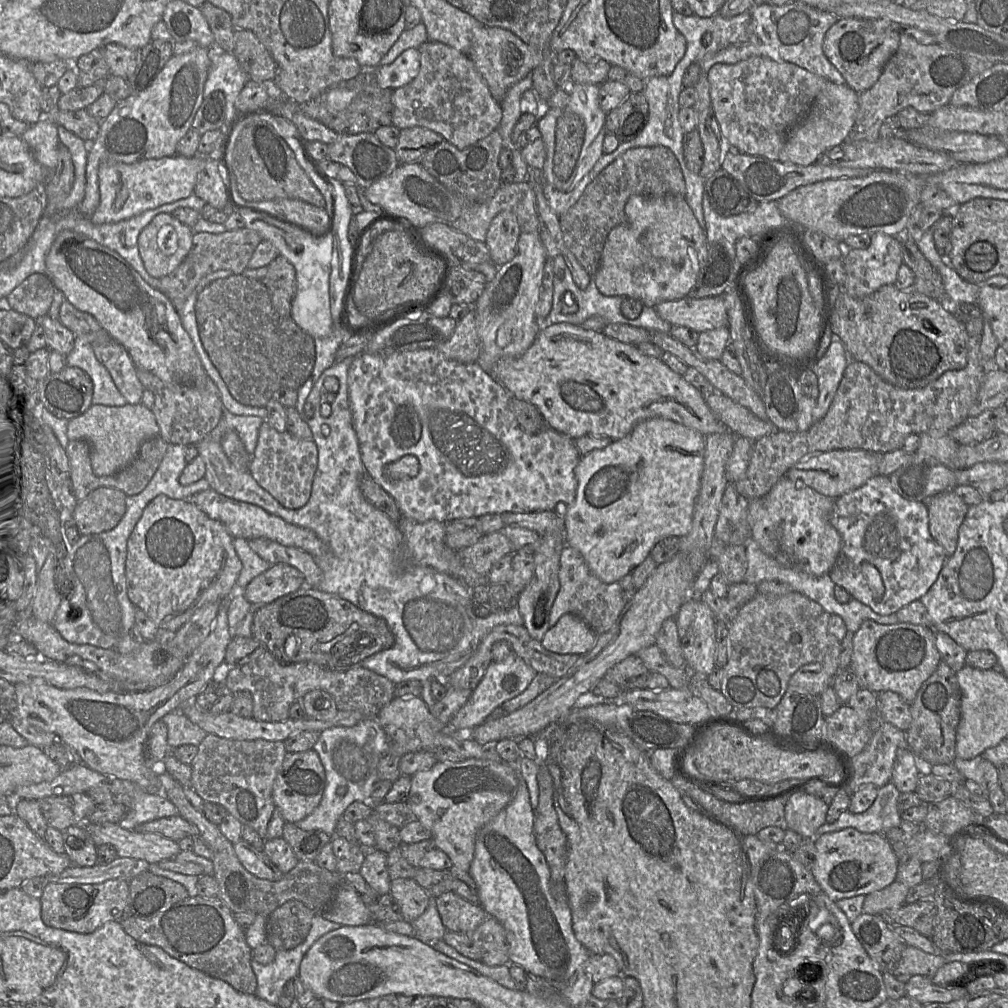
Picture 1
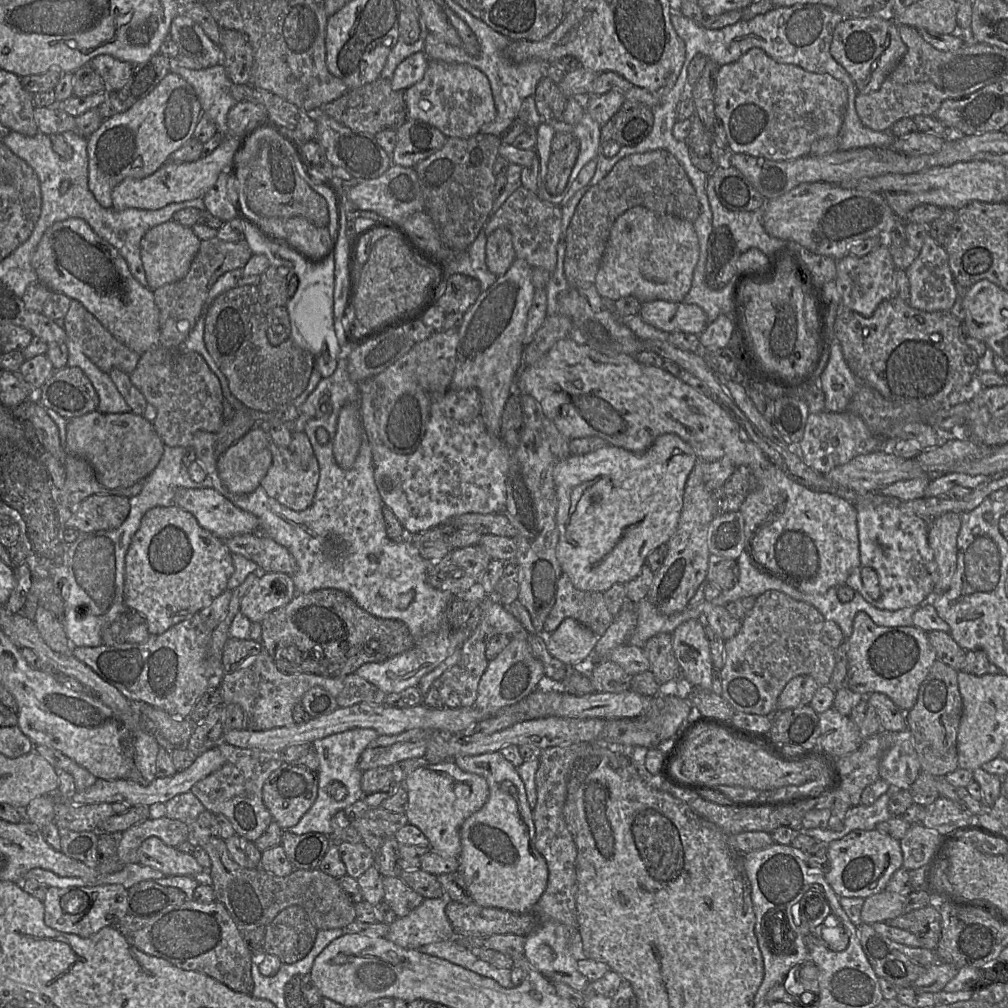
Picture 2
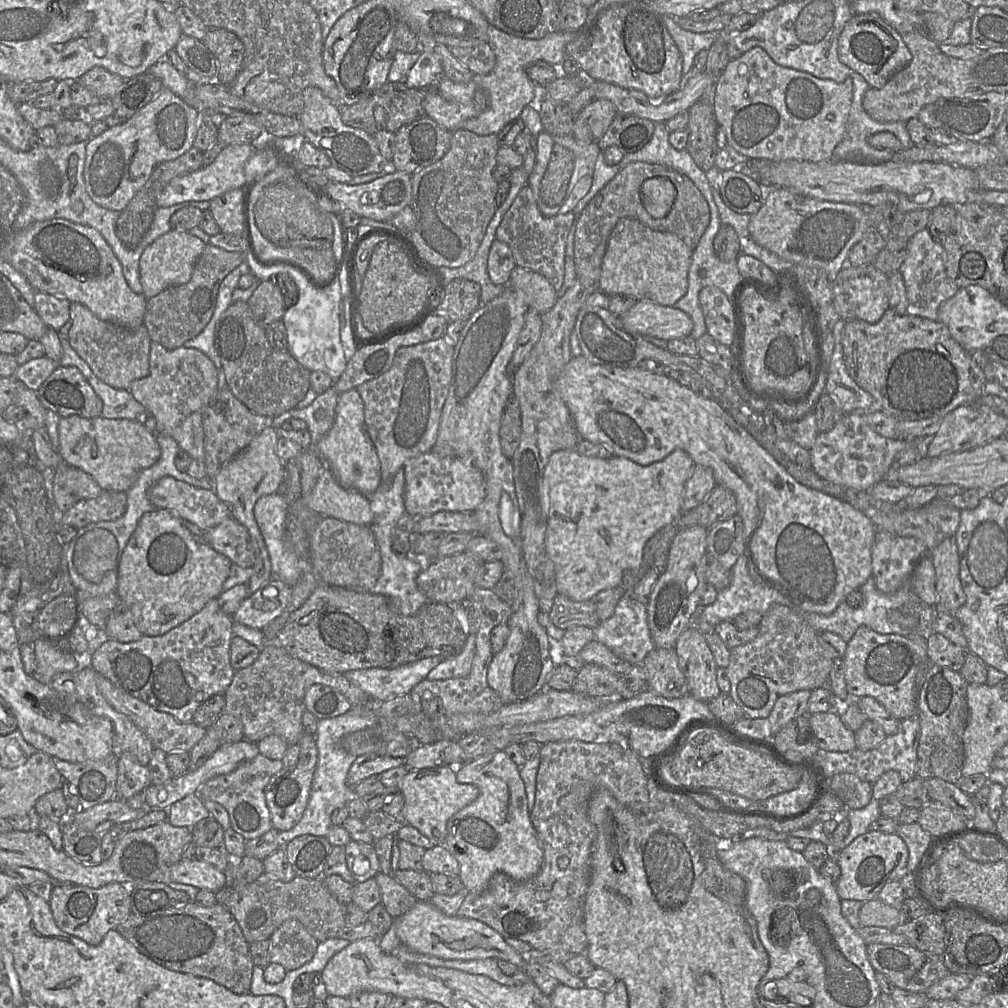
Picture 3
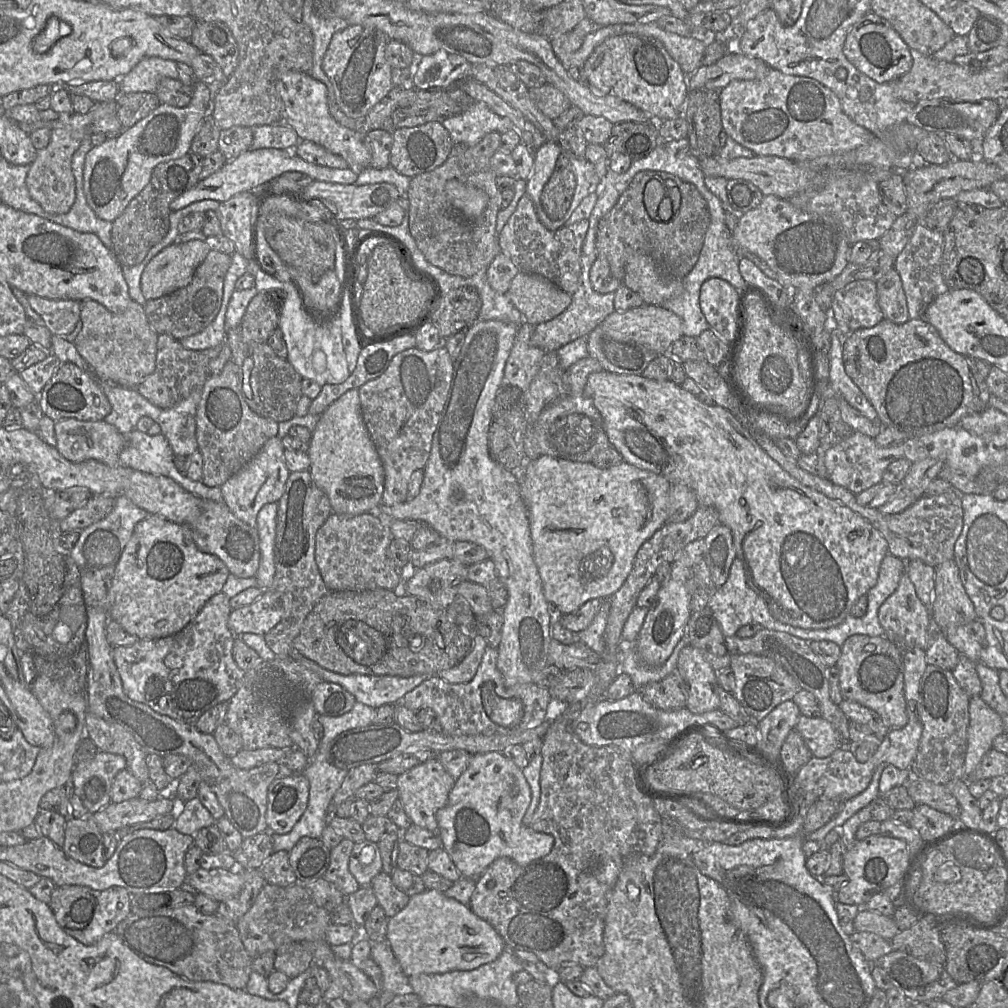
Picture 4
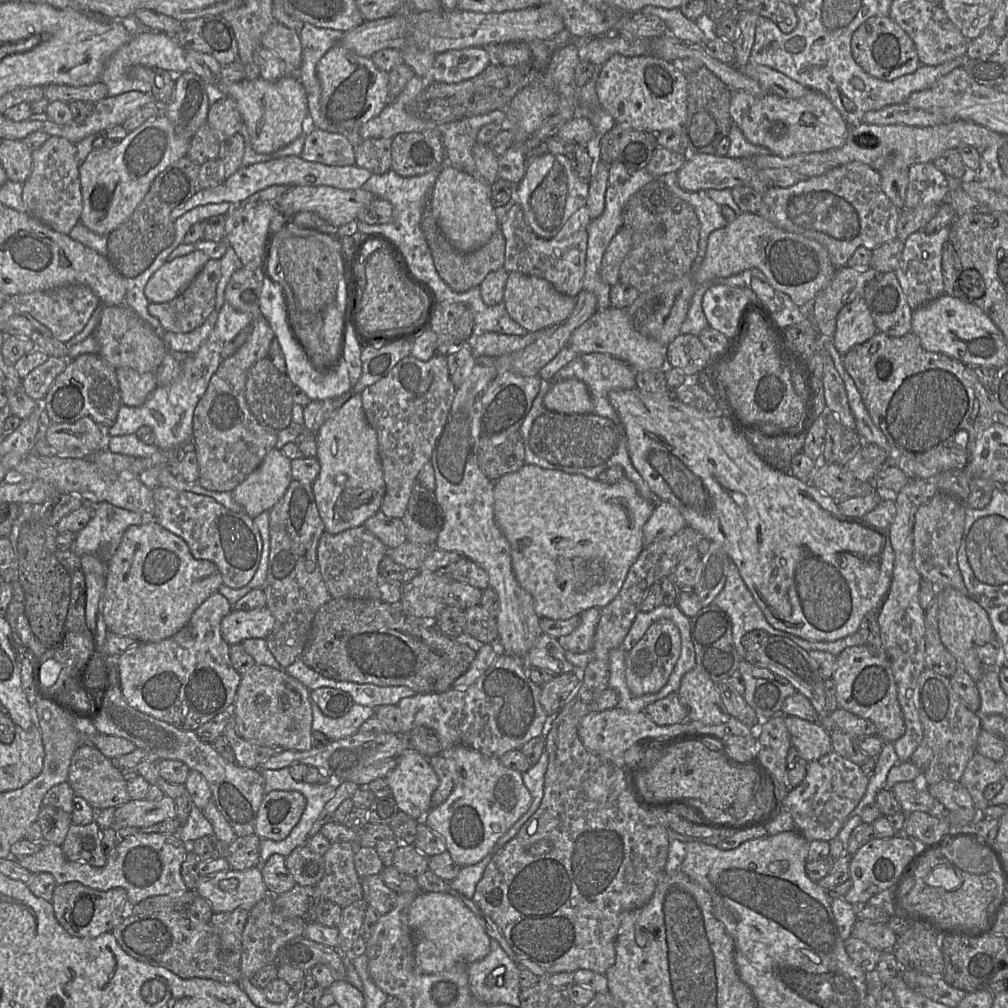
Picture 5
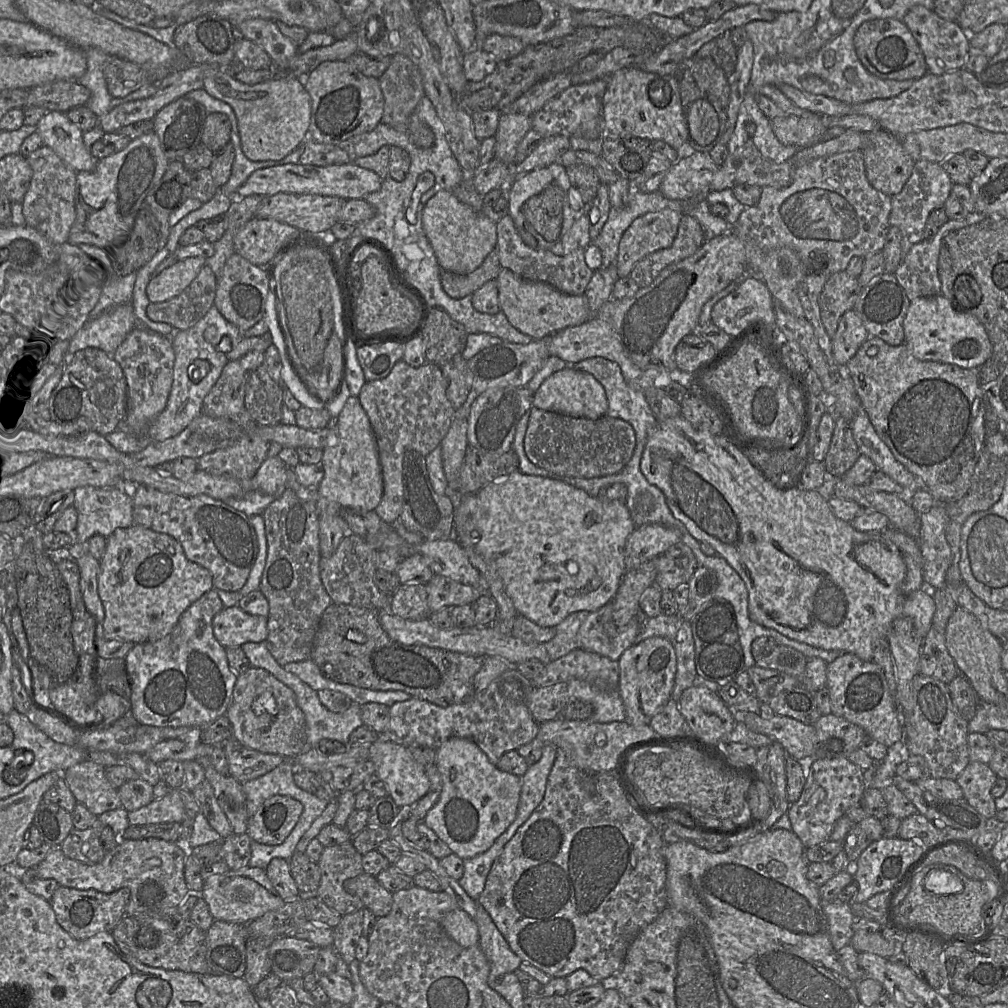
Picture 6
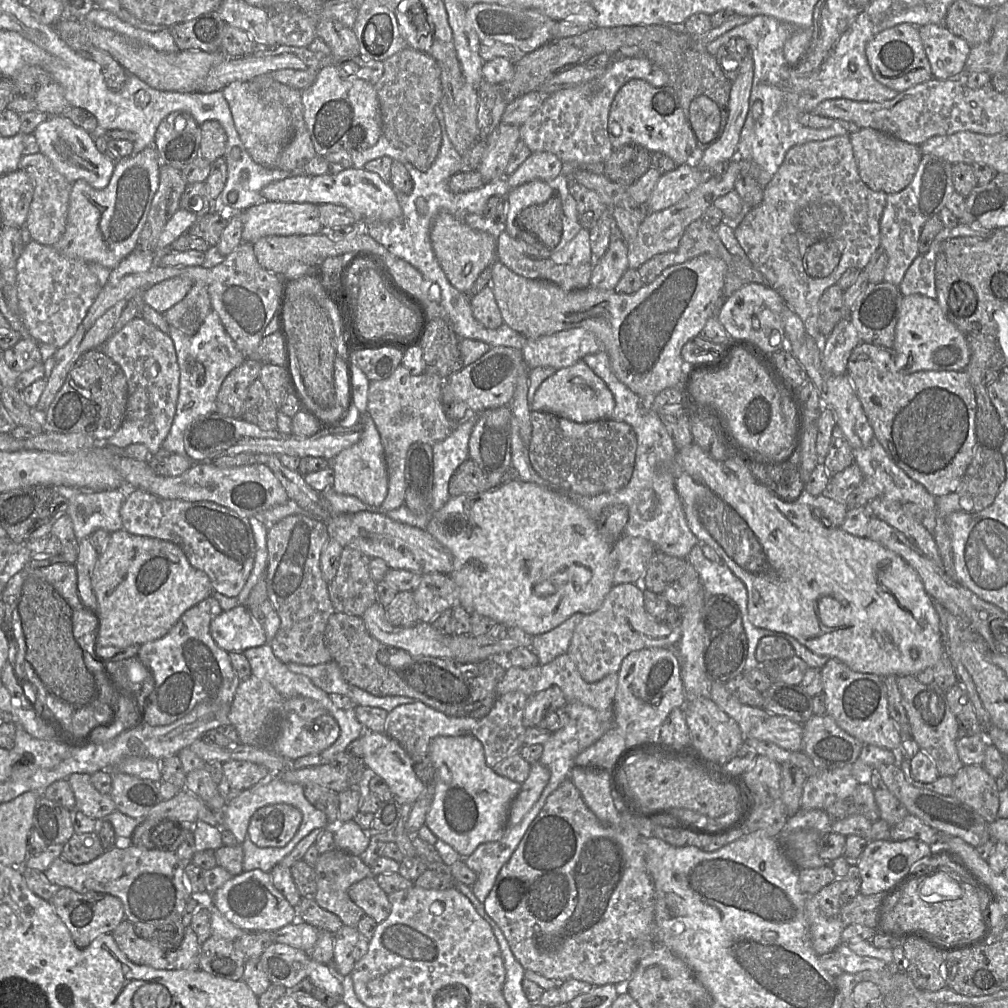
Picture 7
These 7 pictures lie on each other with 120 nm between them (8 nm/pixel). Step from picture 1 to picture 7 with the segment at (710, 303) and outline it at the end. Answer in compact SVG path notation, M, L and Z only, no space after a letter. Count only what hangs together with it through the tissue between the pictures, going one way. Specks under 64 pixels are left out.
M582 328L527 339L522 348L526 368L553 367L556 370L573 366L586 355L603 350L596 336Z

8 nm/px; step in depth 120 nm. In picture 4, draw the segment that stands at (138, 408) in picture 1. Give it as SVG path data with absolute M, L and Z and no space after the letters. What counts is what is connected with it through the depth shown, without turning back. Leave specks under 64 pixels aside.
M73 418L63 419L55 423L56 449L71 462L96 460L110 467L120 464L120 453L125 447L125 435L105 420L80 421Z

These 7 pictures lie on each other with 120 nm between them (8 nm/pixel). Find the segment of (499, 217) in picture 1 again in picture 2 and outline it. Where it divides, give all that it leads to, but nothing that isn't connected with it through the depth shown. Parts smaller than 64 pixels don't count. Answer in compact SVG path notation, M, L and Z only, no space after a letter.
M498 228L487 236L486 265L497 277L504 275L515 260L511 233Z

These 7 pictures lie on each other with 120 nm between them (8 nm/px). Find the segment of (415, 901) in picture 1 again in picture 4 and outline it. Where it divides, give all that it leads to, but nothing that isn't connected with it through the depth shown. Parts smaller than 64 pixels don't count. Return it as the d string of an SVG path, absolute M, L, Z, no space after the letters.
M380 872L370 886L388 918L400 912L409 902L410 896L399 890L392 882L391 875Z

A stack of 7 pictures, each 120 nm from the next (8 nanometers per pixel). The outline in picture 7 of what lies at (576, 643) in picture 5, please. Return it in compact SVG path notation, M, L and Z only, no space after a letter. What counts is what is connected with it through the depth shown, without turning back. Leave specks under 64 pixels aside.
M575 613L554 629L533 637L531 650L539 658L540 665L567 653L575 627L583 617L583 613Z

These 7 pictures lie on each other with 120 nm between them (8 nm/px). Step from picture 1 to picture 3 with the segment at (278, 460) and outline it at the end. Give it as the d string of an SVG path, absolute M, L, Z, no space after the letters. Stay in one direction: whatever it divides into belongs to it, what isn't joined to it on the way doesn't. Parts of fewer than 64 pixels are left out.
M327 467L321 470L306 504L320 518L331 517L367 526L373 521L368 498L342 488Z

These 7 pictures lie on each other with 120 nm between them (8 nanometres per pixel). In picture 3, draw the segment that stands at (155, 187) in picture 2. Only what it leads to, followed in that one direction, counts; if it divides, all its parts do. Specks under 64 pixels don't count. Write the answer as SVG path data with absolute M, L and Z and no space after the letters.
M257 144L225 146L210 165L203 166L193 173L172 179L158 195L156 200L158 207L170 207L186 201L211 201L230 190L247 189L244 165L257 149Z

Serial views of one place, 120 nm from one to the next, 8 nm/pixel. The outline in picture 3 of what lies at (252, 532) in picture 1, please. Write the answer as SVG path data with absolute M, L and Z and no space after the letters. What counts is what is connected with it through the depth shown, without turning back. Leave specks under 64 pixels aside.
M170 476L162 477L148 490L148 499L157 509L172 511L180 518L195 524L201 531L207 531L231 517L229 506L219 499L213 489L197 488Z

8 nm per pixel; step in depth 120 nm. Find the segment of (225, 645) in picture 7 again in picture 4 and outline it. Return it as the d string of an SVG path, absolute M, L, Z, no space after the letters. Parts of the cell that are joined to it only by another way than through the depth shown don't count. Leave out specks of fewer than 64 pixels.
M268 589L252 604L232 609L228 627L236 638L245 633L264 636L282 620L283 614L281 594Z

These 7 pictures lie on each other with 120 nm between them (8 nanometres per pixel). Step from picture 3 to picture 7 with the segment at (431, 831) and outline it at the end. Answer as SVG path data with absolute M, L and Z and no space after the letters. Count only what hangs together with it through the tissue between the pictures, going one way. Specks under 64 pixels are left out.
M364 732L360 740L364 751L363 762L368 773L382 778L393 793L394 800L400 804L415 803L425 792L426 785L416 776L412 758L403 747L385 733Z

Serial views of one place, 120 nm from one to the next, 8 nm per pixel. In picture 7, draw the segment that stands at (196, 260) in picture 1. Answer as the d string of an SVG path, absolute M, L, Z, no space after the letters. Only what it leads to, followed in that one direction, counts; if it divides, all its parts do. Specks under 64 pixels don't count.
M194 284L187 295L163 313L169 326L186 335L194 335L212 310L207 288L204 284Z

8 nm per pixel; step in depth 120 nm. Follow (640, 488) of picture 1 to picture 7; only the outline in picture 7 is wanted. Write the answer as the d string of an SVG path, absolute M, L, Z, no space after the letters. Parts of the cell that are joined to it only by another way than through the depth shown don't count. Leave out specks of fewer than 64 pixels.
M518 478L482 493L451 497L440 510L432 515L426 526L426 531L448 549L453 556L453 570L449 575L459 590L459 606L471 615L479 614L489 617L498 624L518 627L532 636L554 629L575 613L585 615L597 611L614 586L613 547L615 543L609 542L609 538L602 534L598 521L564 494L535 483L521 481Z

